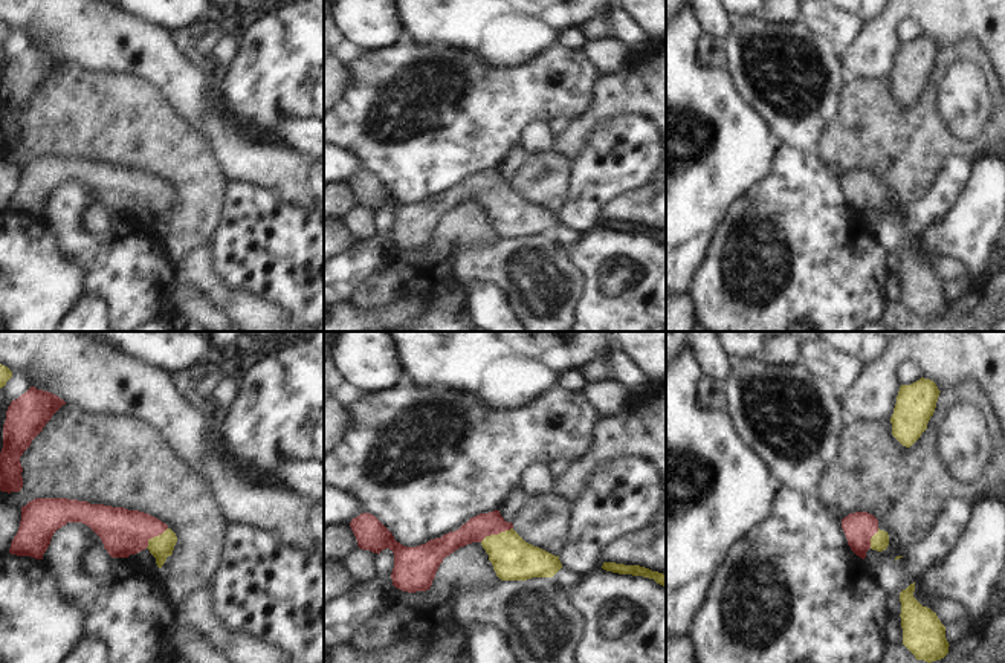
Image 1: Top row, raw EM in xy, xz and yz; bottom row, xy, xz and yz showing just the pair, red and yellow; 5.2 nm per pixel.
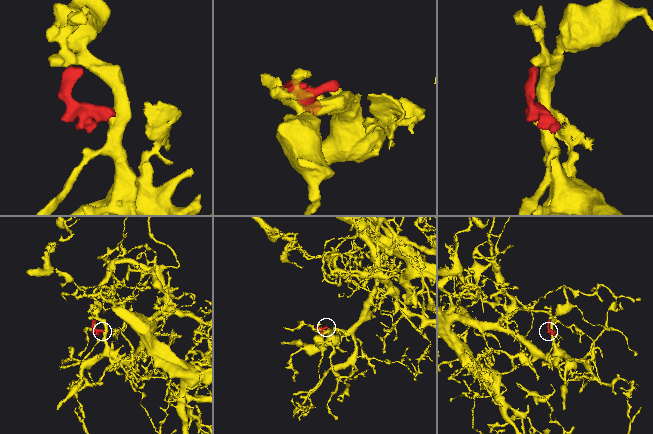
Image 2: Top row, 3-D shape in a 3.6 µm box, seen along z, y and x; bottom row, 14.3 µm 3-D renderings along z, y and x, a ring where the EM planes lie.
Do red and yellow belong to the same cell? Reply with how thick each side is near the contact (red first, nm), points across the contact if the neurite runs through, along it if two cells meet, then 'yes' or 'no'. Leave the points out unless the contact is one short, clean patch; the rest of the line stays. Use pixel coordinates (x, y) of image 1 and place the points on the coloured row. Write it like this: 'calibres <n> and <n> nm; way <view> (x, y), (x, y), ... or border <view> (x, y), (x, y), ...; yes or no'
calibres 130 and 220 nm; way xz (484, 524), (495, 533), (513, 559); yes

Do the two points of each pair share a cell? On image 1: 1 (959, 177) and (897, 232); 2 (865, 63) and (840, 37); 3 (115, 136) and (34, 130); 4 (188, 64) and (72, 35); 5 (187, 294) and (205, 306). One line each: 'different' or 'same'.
1: same
2: different
3: same
4: same
5: same

